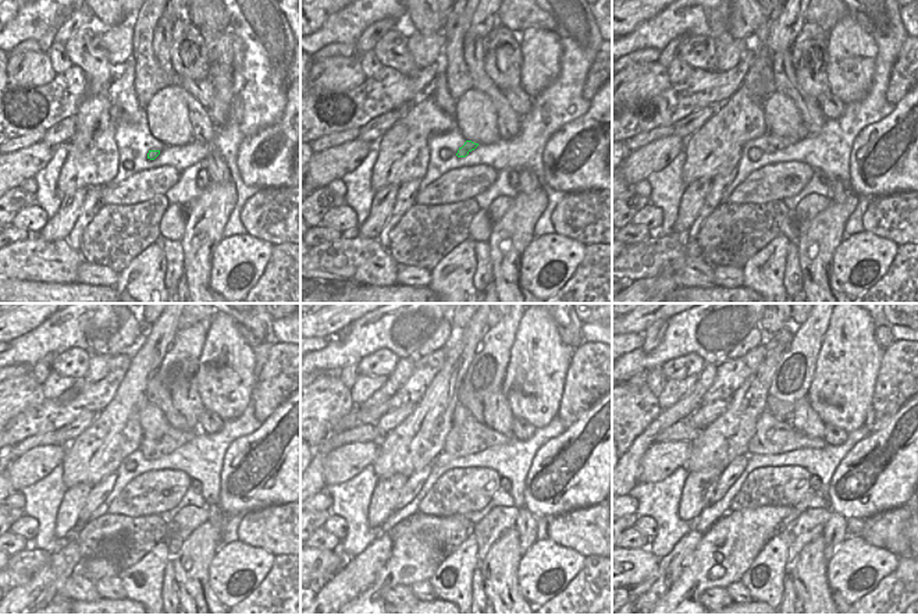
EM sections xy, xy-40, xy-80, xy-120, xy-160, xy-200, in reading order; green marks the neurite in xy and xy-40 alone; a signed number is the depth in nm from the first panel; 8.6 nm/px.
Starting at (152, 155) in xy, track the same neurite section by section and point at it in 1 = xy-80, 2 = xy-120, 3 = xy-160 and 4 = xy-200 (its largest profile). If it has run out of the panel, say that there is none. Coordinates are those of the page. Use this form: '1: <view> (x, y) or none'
1: xy-80 (776, 142)
2: xy-120 (152, 450)
3: xy-160 (473, 437)
4: xy-200 (772, 437)

